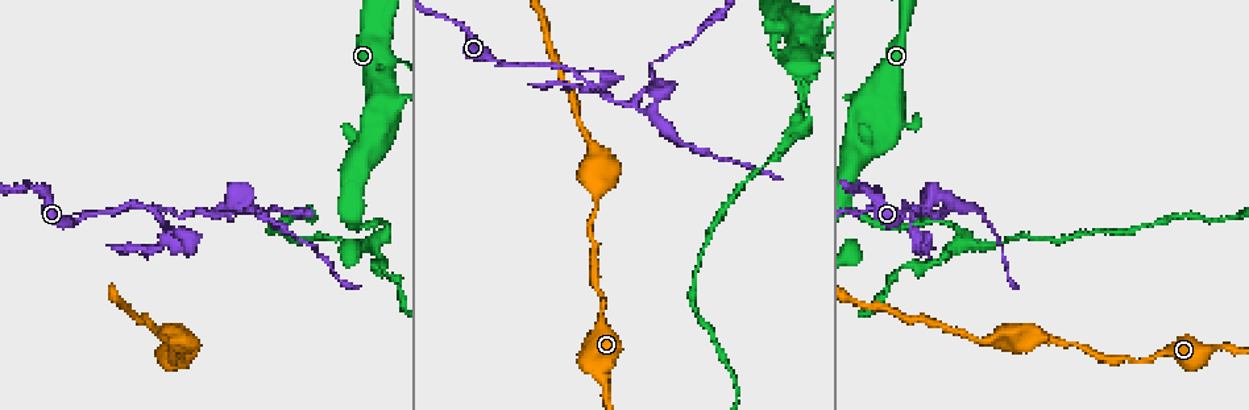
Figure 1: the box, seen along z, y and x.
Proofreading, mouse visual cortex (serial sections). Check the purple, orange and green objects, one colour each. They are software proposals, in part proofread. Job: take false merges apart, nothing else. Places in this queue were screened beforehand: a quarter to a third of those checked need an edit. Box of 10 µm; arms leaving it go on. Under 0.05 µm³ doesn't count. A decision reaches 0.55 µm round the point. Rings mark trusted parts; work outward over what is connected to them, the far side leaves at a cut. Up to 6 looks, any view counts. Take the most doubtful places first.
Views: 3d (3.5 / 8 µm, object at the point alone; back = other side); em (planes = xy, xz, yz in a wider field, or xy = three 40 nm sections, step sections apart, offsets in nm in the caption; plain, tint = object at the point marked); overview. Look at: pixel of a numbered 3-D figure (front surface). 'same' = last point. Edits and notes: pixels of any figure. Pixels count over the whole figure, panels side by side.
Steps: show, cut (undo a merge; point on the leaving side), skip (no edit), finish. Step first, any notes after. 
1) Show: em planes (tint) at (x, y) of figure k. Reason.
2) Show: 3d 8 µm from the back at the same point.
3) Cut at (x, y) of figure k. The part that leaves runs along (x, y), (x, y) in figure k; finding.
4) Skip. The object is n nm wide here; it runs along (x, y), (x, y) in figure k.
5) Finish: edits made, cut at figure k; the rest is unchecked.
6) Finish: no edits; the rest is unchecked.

Show: 3d 8 µm at (152, 207) of figure 1. A narrow waist.

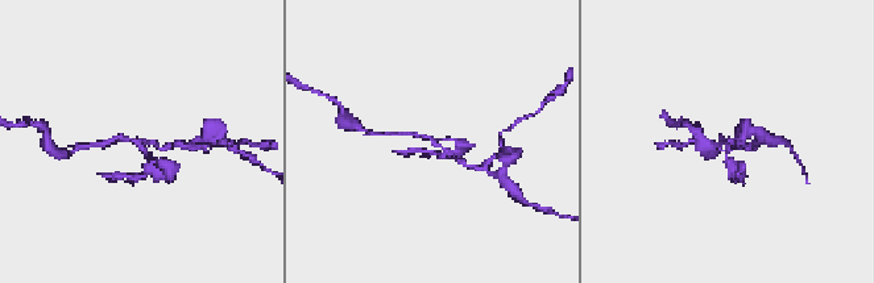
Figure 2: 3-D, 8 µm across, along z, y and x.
Show: 3d 3.5 µm at the same point.

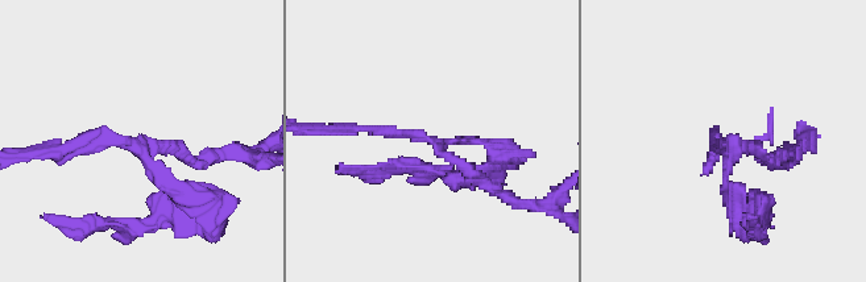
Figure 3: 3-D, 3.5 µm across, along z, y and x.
Cut at (749, 212) of figure 3. The part that leaves runs along (728, 183), (745, 220), (761, 208) in figure 3; a second cell is stuck on.

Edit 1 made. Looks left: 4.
Show: 3d 3.5 µm from the back at (867, 216) of figure 1. Sharp bend.

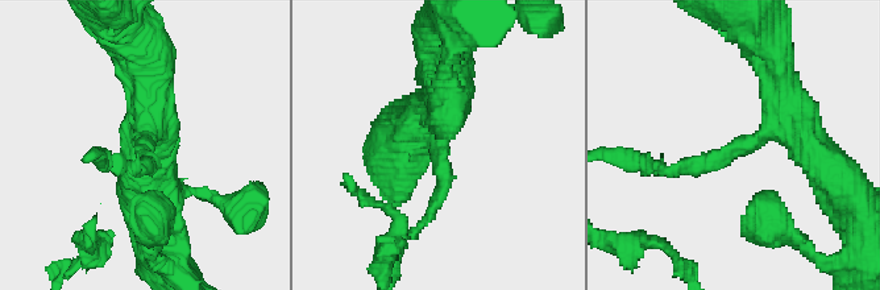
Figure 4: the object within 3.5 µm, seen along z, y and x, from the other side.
Show: em planes (tint) at (441, 145) of figure 4. The arms are 150, 500 nm wide.

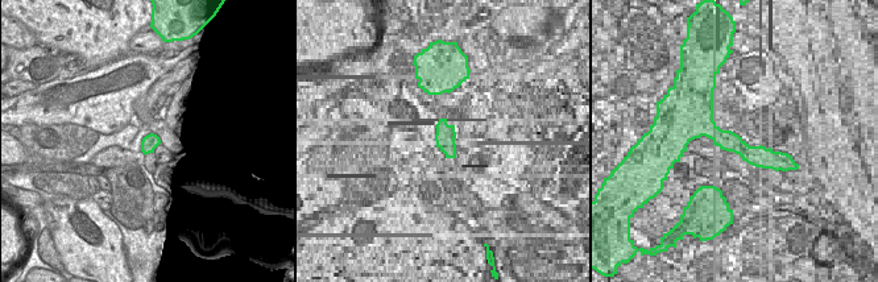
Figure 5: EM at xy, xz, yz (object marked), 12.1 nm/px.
Cut at (714, 158) of figure 4. The object is 200 nm wide here; the part that leaves runs along (755, 140), (709, 164), (644, 164) in figure 4; two cells meet here.

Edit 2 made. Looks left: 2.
Show: 3d 3.5 µm at (950, 203) of figure 1. Three arms meet.

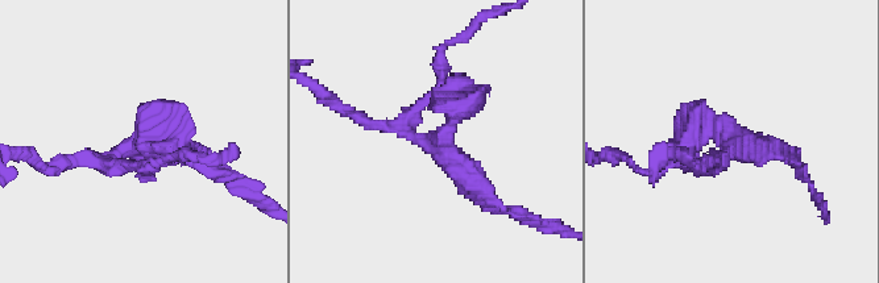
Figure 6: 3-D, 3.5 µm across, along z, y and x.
Skip. The arms are 150, 250, 300 nm wide; it runs along (359, 119), (435, 145), (488, 205) in figure 6; one cell here.

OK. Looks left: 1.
Finish: edits made, cut at figure 3, cut at figure 4; the rest is unchecked.

